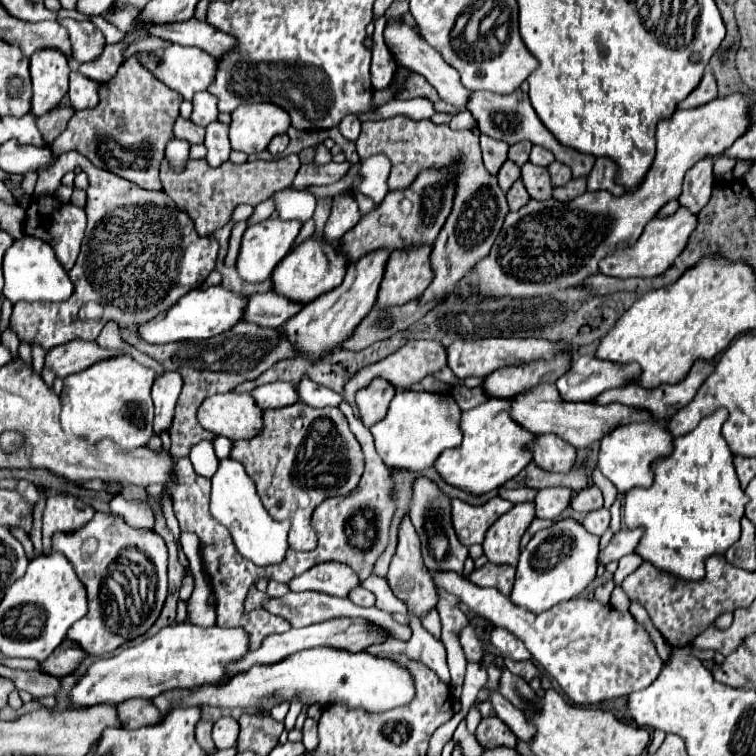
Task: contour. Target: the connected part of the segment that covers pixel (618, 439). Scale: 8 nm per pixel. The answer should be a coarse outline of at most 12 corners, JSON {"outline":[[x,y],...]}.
{"outline":[[629,423],[601,439],[599,471],[615,485],[610,528],[621,530],[621,496],[651,487],[651,465],[673,435]]}

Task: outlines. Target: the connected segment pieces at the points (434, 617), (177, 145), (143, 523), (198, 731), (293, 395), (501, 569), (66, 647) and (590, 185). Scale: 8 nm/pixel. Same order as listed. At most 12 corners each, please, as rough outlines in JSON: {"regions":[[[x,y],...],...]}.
{"regions":[[[433,609],[421,623],[441,639],[441,621]],[[171,139],[165,155],[173,171],[183,171],[189,159],[189,143]],[[111,499],[111,511],[133,529],[153,531],[155,513],[139,499]],[[199,719],[195,727],[197,743],[203,751],[213,751],[213,721]],[[283,381],[261,385],[251,395],[263,411],[299,401],[297,387]],[[485,563],[469,575],[477,587],[513,589],[513,567]],[[65,639],[41,671],[65,677],[81,663],[85,651]],[[597,159],[587,179],[587,191],[607,191],[621,197],[615,183],[617,165]]]}

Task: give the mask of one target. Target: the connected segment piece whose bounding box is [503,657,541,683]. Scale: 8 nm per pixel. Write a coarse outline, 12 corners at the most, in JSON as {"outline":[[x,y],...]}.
{"outline":[[505,659],[513,675],[531,683],[535,677],[541,679],[539,669],[533,661]]}

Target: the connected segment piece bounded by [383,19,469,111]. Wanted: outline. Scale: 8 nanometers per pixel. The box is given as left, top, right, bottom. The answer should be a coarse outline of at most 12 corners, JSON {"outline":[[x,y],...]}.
{"outline":[[389,19],[395,63],[423,77],[465,111],[469,91],[413,27]]}

